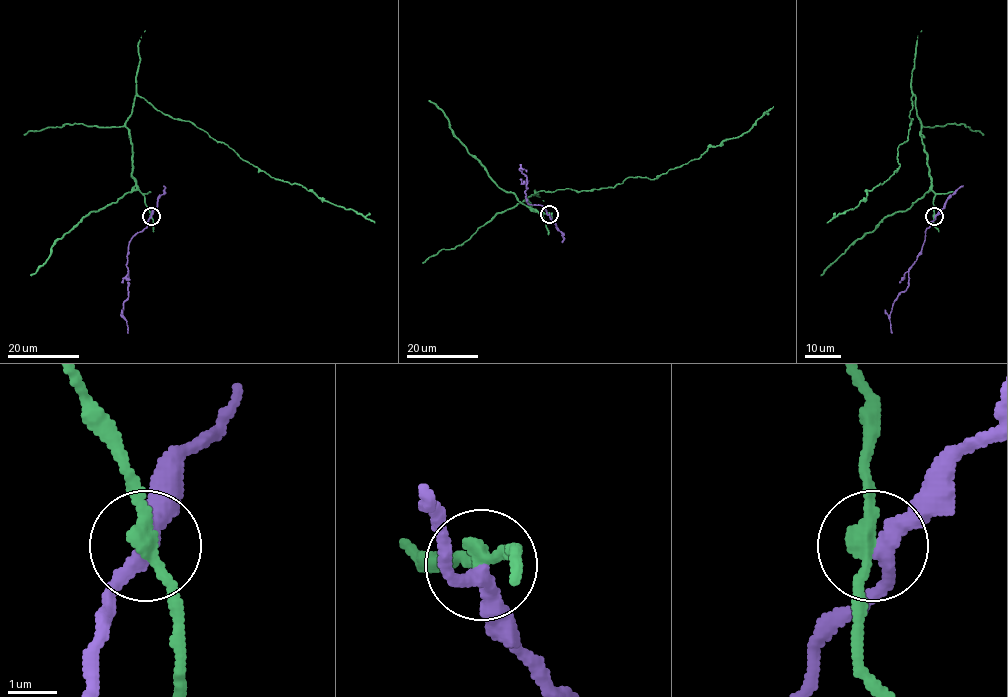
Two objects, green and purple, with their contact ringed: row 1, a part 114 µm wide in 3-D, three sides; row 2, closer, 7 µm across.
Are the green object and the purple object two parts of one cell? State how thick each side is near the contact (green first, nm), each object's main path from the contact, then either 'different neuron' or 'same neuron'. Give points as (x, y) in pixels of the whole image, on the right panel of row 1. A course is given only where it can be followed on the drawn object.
280 nm thick on the green side, 320 nm on the other; green runs (934, 216), (935, 194), (913, 95), (908, 139), (897, 148), (899, 167), (868, 191), (856, 207), (827, 222); purple runs (935, 216), (927, 228), (921, 253), (909, 270), (908, 287), (893, 303), (889, 317), (892, 333); different neuron

